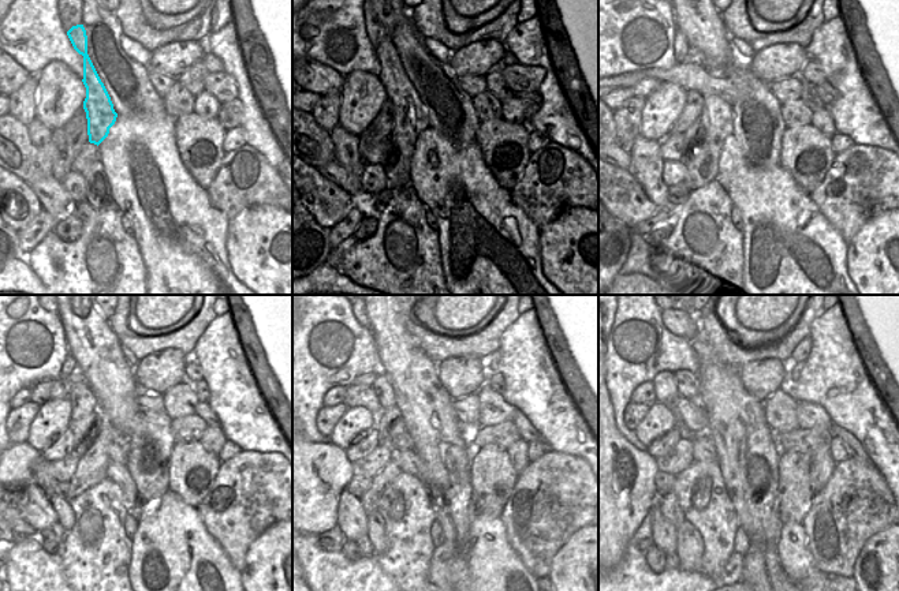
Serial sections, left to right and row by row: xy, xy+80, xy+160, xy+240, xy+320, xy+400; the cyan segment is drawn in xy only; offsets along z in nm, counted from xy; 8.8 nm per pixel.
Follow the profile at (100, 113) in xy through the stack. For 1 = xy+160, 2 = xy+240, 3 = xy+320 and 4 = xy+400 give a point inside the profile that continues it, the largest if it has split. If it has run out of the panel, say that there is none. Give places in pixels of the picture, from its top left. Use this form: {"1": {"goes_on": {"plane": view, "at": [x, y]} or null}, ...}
{"1": {"goes_on": {"plane": "xy+160", "at": [716, 119]}}, "2": {"goes_on": {"plane": "xy+240", "at": [93, 464]}}, "3": {"goes_on": {"plane": "xy+320", "at": [369, 500]}}, "4": {"goes_on": {"plane": "xy+400", "at": [670, 507]}}}

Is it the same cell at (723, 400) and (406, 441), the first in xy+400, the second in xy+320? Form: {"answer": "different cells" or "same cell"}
{"answer": "different cells"}

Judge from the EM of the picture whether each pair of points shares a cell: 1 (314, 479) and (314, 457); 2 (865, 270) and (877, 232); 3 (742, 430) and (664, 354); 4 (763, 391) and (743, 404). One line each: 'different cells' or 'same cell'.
1: same cell
2: same cell
3: different cells
4: different cells

